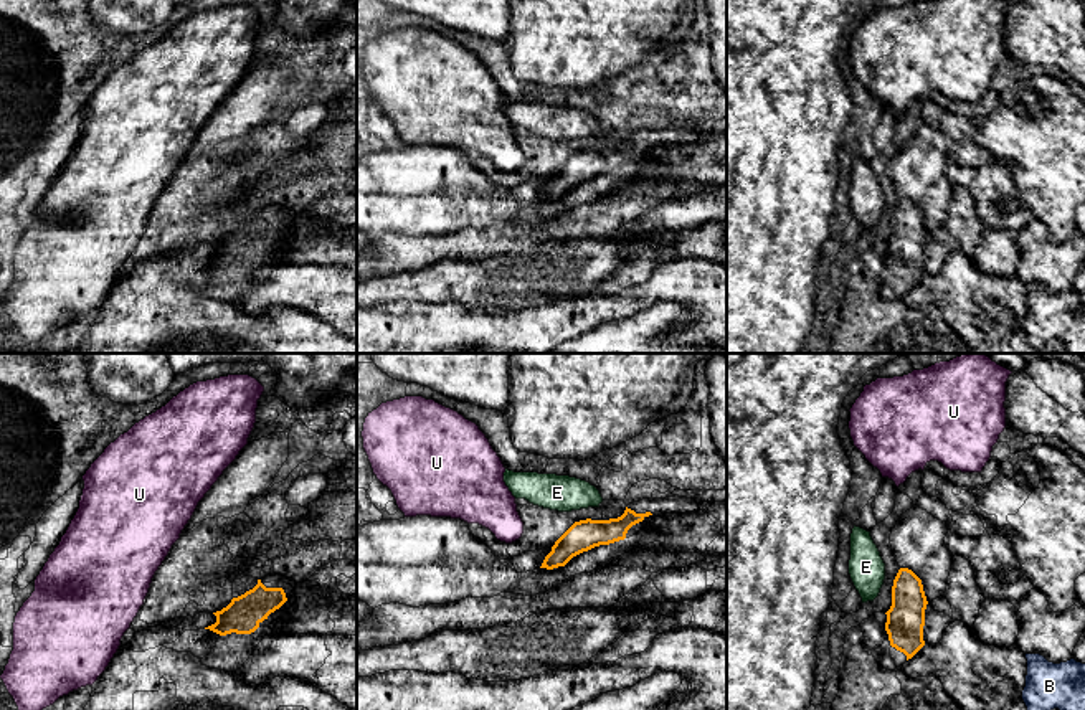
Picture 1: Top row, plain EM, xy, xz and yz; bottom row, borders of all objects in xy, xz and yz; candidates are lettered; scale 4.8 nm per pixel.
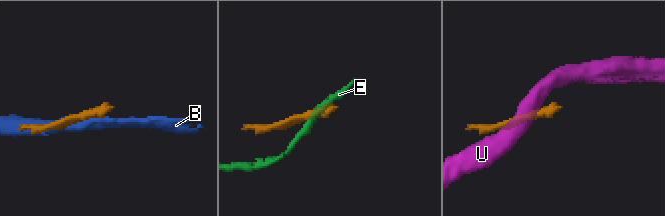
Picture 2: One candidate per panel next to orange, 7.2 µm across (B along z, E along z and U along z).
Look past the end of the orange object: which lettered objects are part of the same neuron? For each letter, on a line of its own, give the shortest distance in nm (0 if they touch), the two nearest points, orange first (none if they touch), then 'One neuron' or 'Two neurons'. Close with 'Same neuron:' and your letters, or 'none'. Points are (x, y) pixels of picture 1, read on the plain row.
B: Distance 500 nm. Across: yz (923, 274), (1026, 284). Two neurons
E: Distance 50 nm. Across: yz (894, 210), (884, 208). Two neurons
U: Distance 160 nm. Across: xz (545, 187), (521, 165). Two neurons
Same neuron: none

